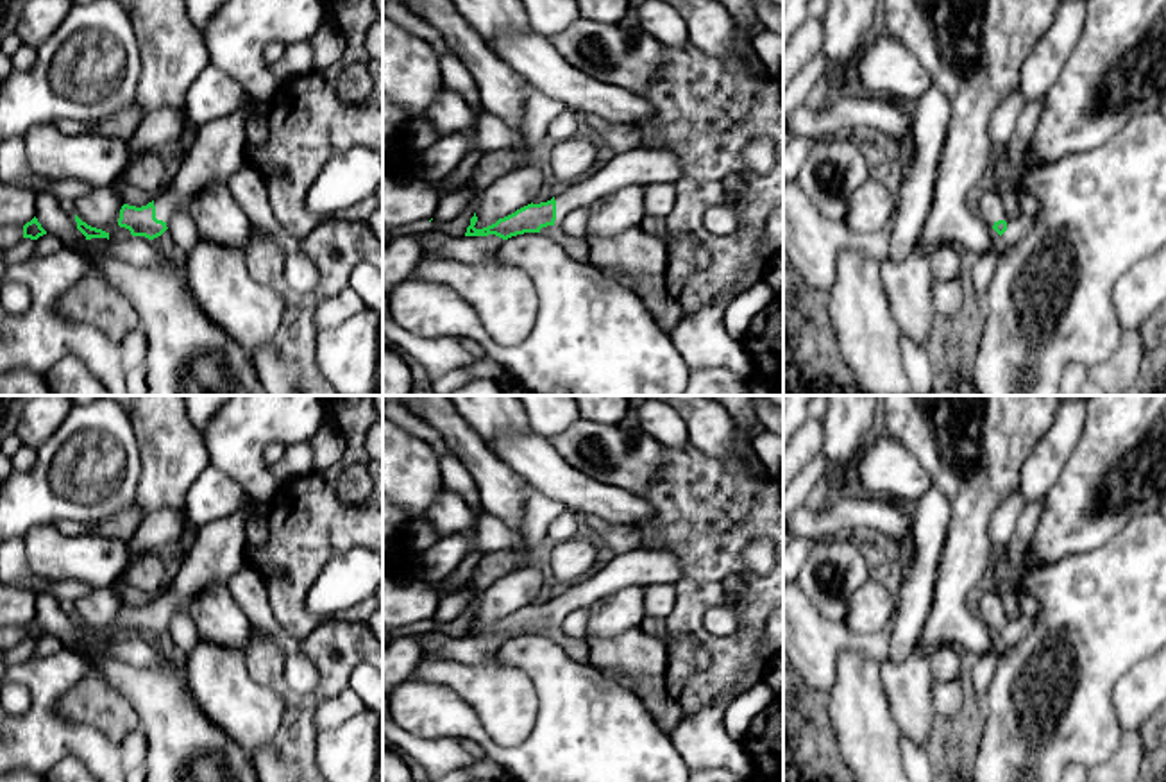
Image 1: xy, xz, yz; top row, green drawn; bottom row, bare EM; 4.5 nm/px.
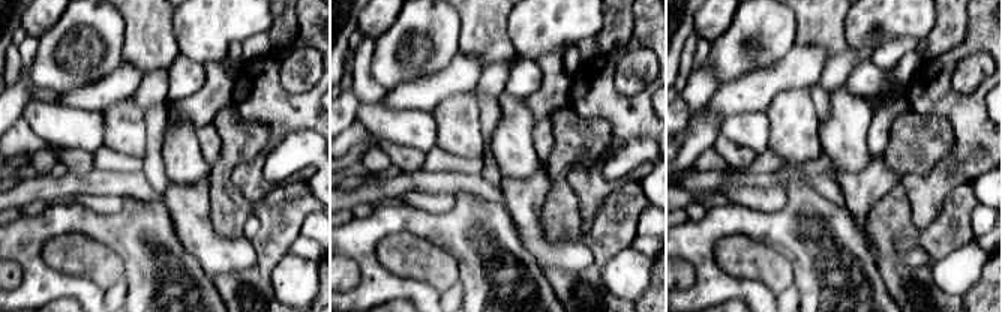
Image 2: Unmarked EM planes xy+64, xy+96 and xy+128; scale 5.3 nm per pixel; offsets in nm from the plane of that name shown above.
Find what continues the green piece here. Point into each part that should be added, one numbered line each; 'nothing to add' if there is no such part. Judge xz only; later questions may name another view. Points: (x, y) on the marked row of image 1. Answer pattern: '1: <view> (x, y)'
1: xz (648, 163)

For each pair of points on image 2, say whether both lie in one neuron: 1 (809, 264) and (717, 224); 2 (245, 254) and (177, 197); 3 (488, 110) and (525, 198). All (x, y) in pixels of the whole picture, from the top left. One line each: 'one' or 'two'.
1: one
2: one
3: two

